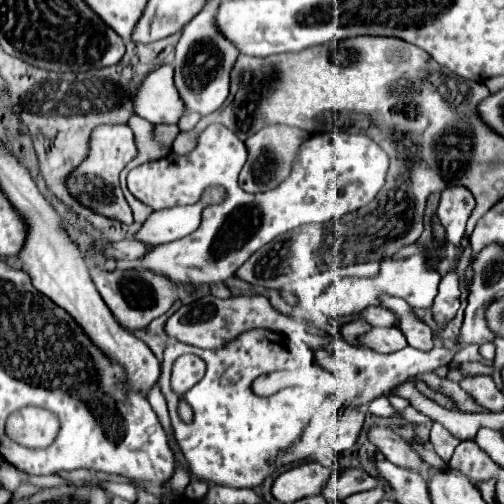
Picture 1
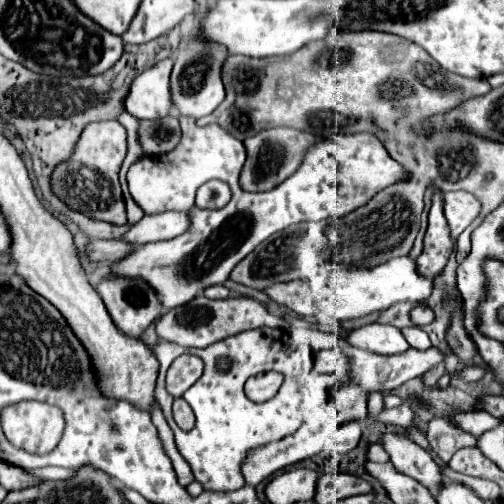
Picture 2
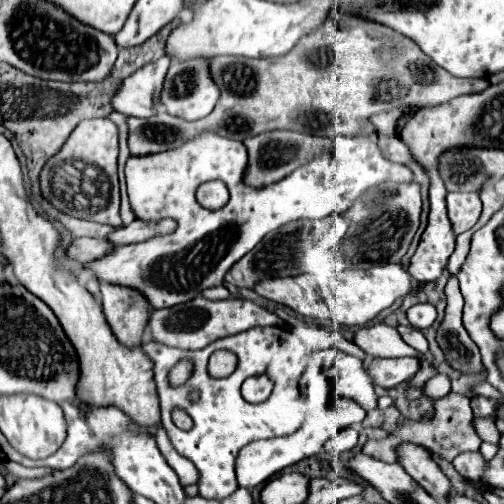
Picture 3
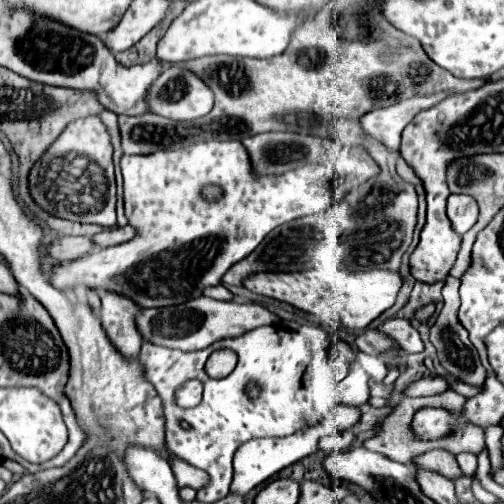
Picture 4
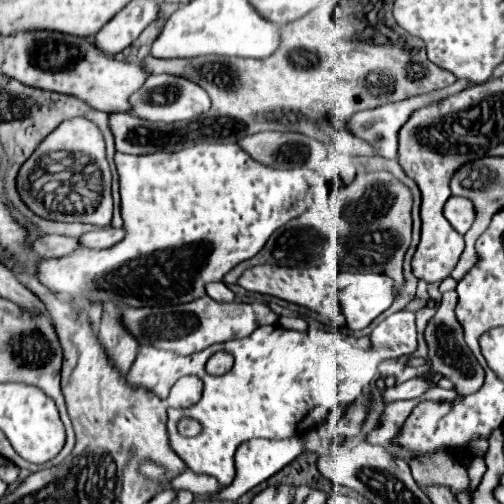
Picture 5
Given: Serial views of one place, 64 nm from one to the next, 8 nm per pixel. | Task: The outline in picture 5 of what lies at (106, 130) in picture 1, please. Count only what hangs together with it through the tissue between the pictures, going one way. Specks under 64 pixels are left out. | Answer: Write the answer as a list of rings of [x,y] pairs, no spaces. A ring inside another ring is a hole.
[[[88,118],[64,120],[64,124],[60,124],[24,162],[18,174],[18,188],[28,208],[42,218],[66,220],[66,222],[90,222],[94,226],[110,226],[112,174],[106,160],[106,144],[104,144],[104,136],[100,136],[100,128],[96,128],[96,124],[92,124]],[[90,196],[92,196],[92,212],[78,214],[76,212],[78,198],[90,200]],[[66,200],[68,200],[68,208],[62,208],[62,202]]]

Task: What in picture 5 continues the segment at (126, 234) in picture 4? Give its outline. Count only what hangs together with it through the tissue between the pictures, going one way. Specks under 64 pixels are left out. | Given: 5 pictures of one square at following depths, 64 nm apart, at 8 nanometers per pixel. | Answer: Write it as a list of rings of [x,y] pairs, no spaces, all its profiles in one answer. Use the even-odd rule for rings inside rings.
[[[108,226],[108,228],[98,228],[94,232],[88,232],[88,234],[80,236],[80,242],[86,248],[110,248],[116,242],[120,242],[124,236],[126,236],[124,228]]]

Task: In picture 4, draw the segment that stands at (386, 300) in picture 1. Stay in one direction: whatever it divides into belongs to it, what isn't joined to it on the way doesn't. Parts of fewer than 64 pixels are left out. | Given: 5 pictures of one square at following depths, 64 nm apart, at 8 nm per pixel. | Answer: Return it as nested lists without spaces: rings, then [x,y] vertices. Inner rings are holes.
[[[392,318],[392,320],[386,320],[384,324],[378,326],[384,334],[392,336],[400,348],[404,352],[408,350],[424,350],[424,344],[420,340],[420,334],[418,330],[408,322],[408,320],[402,320],[402,318]]]

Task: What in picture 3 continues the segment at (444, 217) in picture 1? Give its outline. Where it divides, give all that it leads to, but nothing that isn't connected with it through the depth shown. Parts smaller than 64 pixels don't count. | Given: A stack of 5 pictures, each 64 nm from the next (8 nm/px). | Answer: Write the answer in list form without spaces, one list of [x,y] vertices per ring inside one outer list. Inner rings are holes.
[[[450,192],[446,196],[448,204],[448,218],[452,222],[454,234],[462,234],[470,230],[482,212],[482,202],[478,202],[478,196],[472,192]]]

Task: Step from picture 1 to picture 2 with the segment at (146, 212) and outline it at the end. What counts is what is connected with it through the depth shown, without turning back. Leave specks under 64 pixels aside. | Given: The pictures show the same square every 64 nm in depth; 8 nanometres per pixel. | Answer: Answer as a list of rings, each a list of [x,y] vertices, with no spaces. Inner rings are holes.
[[[128,190],[124,192],[124,200],[126,200],[126,210],[128,210],[128,220],[130,220],[130,224],[140,222],[142,216],[144,216],[144,210],[142,210],[134,200],[132,200],[132,196],[130,196]]]

